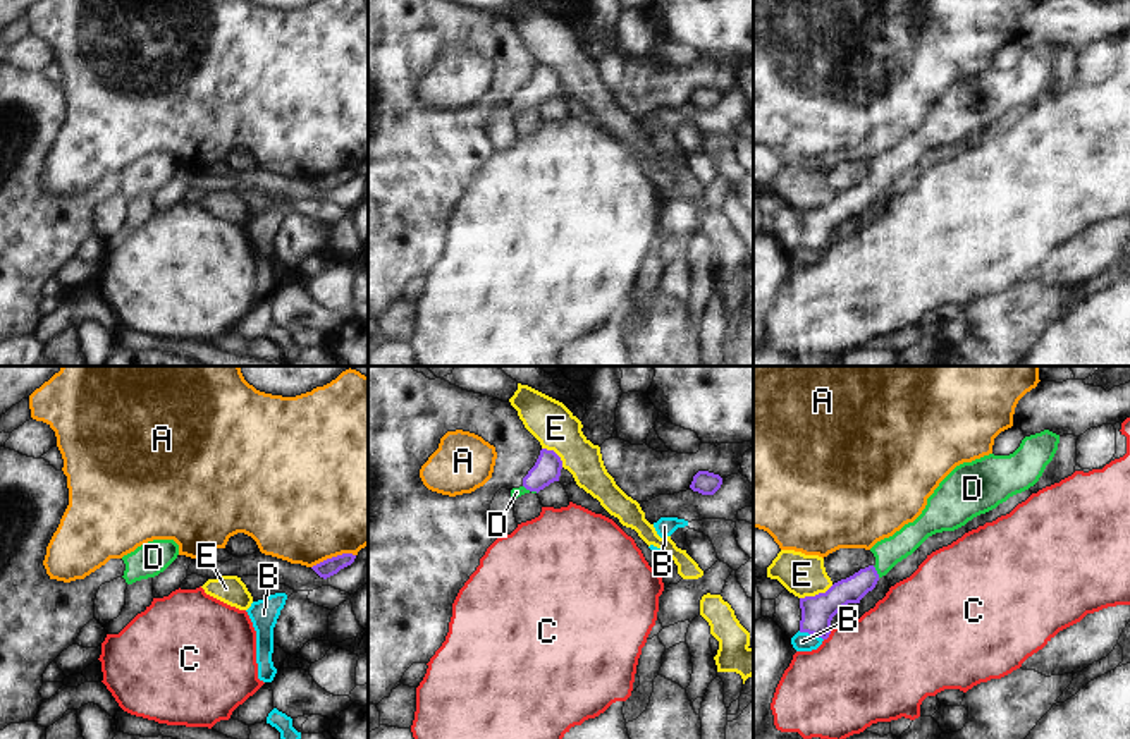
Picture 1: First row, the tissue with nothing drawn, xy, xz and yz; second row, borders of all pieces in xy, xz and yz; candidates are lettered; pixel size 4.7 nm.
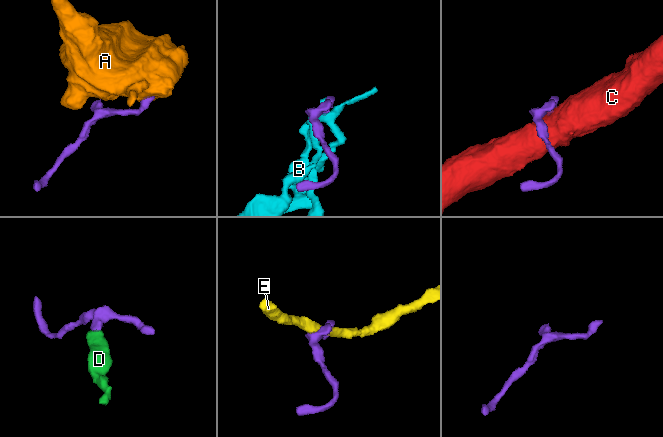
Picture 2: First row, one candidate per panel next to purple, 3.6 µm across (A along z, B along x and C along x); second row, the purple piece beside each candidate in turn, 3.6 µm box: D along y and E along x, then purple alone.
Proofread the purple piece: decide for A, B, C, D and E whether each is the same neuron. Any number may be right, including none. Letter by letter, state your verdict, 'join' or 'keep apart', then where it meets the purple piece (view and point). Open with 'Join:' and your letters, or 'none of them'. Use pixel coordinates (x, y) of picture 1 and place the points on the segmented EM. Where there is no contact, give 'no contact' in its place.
Join: D
A: keep apart; contact xy (332, 557)
B: keep apart; contact yz (810, 633)
C: keep apart; contact yz (829, 633)
D: join; contact yz (876, 571)
E: keep apart; contact yz (816, 595)

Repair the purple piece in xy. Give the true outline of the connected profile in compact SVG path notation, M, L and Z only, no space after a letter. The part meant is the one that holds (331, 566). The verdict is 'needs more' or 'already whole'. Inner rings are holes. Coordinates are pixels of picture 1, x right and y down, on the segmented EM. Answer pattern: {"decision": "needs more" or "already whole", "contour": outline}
{"decision": "already whole", "contour": "M342 553L332 559L327 559L316 565L313 565L311 569L323 579L337 574L341 569L351 565L354 562L356 555L353 553Z"}

